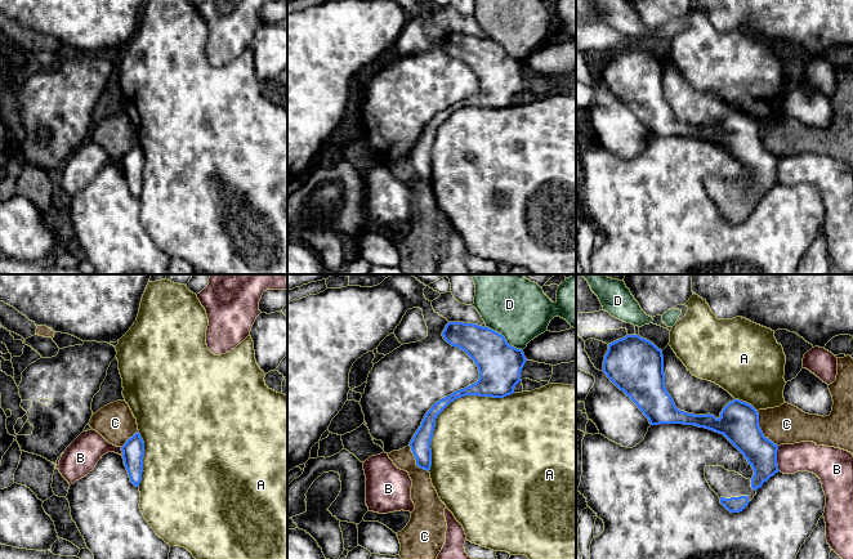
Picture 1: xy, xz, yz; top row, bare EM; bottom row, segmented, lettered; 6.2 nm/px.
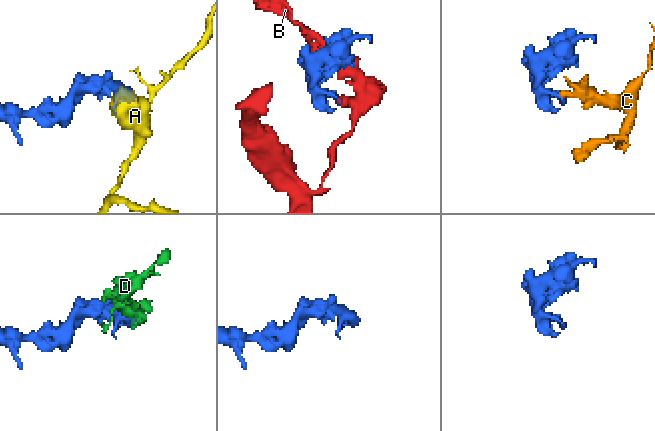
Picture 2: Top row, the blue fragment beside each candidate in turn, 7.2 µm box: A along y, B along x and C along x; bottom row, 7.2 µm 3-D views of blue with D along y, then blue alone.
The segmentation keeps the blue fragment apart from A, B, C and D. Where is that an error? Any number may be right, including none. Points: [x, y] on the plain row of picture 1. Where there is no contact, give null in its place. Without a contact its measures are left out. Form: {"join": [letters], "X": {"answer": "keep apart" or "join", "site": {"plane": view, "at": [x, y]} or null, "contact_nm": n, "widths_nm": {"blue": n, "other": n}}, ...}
{"join": [], "A": {"answer": "keep apart", "site": {"plane": "xz", "at": [447, 116]}, "contact_nm": 700, "widths_nm": {"blue": 110, "other": 500}}, "B": {"answer": "keep apart", "site": {"plane": "yz", "at": [776, 170]}, "contact_nm": 160, "widths_nm": {"blue": 200, "other": 190}}, "C": {"answer": "keep apart", "site": {"plane": "yz", "at": [760, 142]}, "contact_nm": 260, "widths_nm": {"blue": 240, "other": 240}}, "D": {"answer": "keep apart", "site": {"plane": "xz", "at": [504, 49]}, "contact_nm": 280, "widths_nm": {"blue": 280, "other": 340}}}

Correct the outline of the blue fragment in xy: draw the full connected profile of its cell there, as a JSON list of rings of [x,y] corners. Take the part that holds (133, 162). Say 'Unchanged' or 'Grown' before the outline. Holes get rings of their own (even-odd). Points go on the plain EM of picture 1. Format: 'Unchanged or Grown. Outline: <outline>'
Unchanged. Outline: [[[138,144],[126,152],[121,158],[124,176],[128,182],[130,193],[139,198],[143,184],[143,167],[144,167],[144,153]]]

